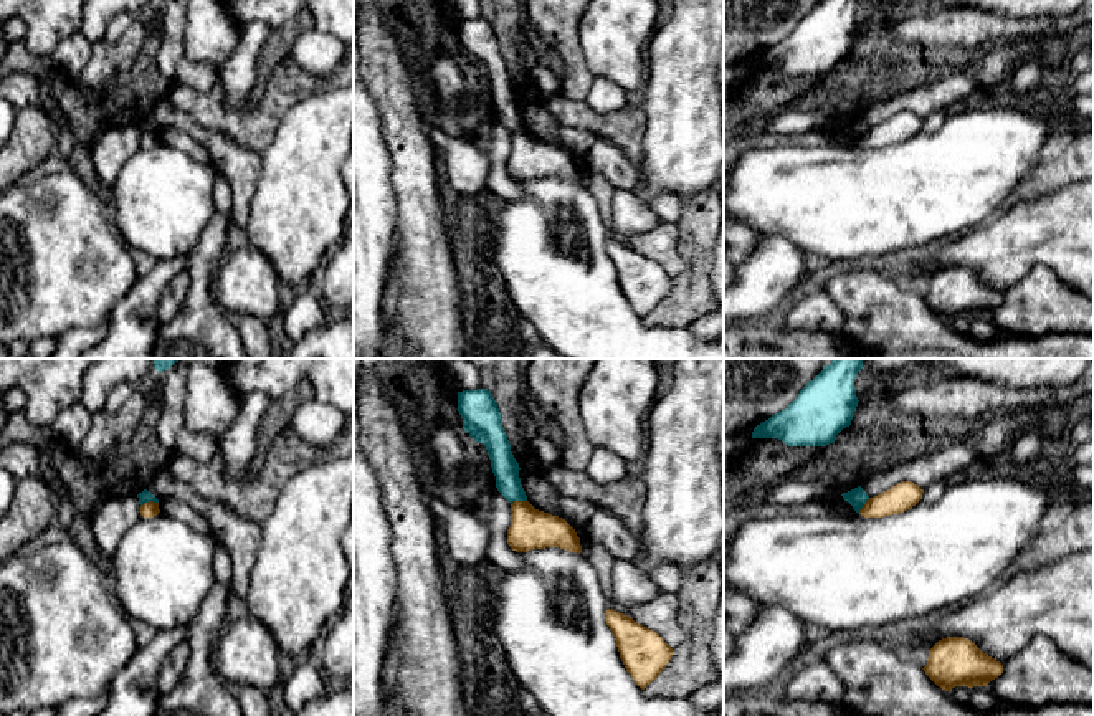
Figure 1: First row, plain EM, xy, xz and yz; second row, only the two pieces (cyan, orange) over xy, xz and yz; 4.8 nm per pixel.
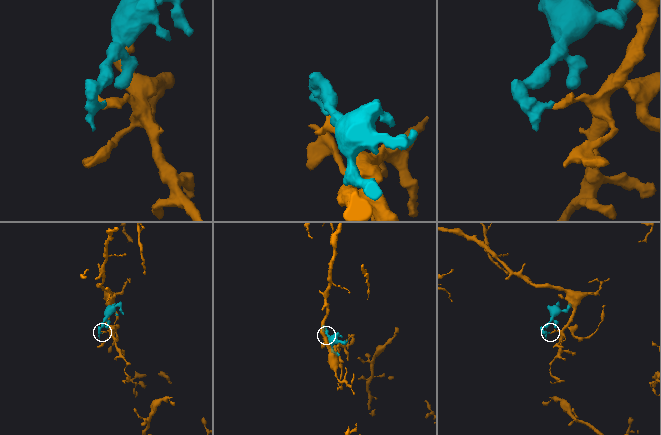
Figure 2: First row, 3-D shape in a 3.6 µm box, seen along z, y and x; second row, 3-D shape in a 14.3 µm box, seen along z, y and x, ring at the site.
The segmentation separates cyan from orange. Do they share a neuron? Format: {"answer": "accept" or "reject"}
{"answer": "reject"}

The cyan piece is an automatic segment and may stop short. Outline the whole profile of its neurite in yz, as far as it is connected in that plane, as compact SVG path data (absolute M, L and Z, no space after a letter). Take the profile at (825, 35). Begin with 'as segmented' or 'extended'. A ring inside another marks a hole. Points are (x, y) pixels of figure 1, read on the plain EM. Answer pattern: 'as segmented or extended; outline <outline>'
as segmented; outline M821 0L782 41L757 55L752 68L778 68L788 76L826 76L851 55L859 0Z

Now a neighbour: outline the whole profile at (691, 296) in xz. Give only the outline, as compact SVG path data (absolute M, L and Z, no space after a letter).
M716 184L694 195L679 195L683 217L678 222L686 268L678 276L645 324L653 327L689 327L717 309L712 291L712 251L722 222L722 198Z

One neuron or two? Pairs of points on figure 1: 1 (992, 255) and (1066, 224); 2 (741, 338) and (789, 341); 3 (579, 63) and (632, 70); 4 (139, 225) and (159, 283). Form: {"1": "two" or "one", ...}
{"1": "one", "2": "one", "3": "two", "4": "two"}

